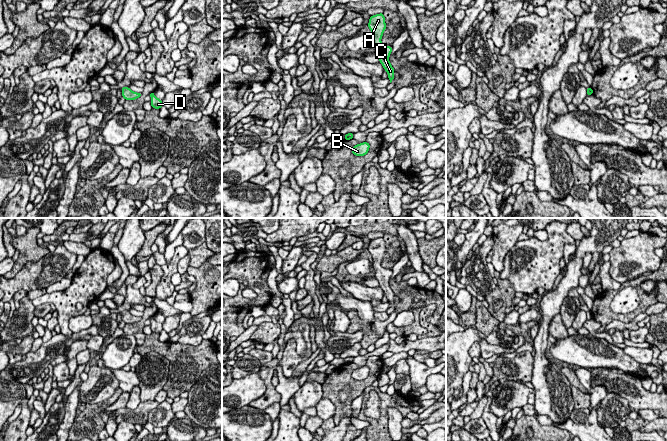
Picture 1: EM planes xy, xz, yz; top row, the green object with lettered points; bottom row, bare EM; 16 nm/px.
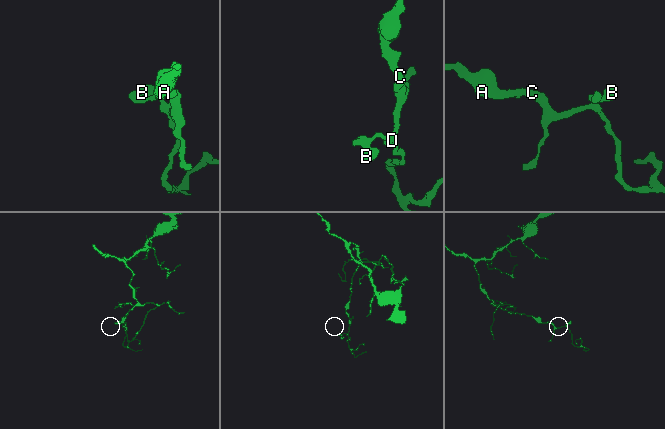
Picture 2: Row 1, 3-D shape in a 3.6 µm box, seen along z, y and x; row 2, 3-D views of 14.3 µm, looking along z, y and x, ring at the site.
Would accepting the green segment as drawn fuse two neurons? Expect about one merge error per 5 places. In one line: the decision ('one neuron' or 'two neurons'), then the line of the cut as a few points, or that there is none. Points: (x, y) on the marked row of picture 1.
one neuron; no cut

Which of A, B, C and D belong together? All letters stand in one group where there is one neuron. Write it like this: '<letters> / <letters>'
A B C D

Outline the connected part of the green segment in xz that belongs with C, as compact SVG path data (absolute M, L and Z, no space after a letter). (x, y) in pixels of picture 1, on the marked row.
M383 13L376 14L370 17L368 27L372 32L375 54L379 57L379 61L388 74L390 83L394 79L394 68L390 64L389 57L392 52L392 47L381 42L381 38L386 29L385 17Z

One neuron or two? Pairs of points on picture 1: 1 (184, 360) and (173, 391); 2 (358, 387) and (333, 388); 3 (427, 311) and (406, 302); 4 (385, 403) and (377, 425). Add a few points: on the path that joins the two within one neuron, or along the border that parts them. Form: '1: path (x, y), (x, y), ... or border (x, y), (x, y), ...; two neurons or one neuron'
1: path (184, 368), (184, 372), (177, 383); one neuron
2: path (352, 382), (339, 382); one neuron
3: border (435, 303), (425, 305), (421, 309), (421, 327); two neurons
4: path (383, 408), (382, 420); one neuron

